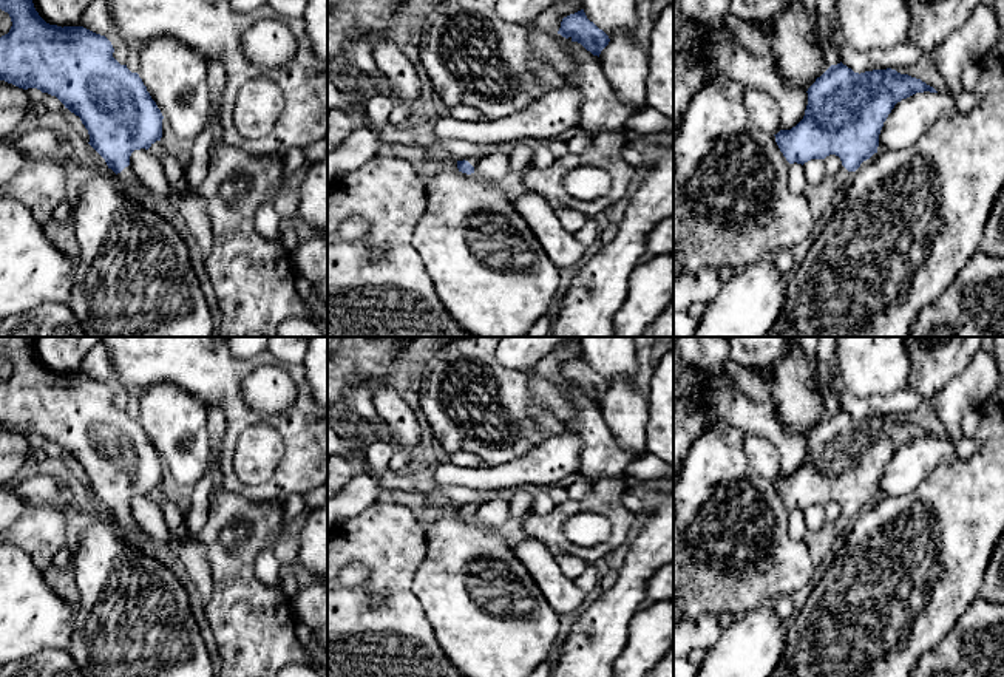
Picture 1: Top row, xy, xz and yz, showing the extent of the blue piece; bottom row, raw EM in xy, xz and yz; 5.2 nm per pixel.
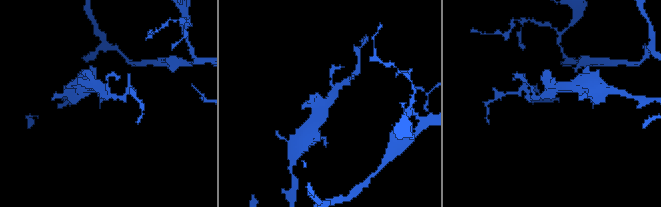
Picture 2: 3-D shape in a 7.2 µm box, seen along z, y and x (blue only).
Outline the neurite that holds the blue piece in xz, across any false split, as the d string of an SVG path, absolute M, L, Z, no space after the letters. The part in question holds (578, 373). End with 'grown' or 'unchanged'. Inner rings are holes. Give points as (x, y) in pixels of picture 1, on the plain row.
M584 356L564 363L558 380L581 390L587 397L598 403L610 388L609 382L587 365Z; unchanged

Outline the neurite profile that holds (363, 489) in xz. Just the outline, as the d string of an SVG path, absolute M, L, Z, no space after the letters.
M366 471L357 473L335 496L327 499L327 530L380 501L380 493L378 478Z

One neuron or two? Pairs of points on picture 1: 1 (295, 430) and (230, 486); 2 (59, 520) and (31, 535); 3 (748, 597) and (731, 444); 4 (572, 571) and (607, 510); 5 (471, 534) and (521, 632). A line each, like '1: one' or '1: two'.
1: one
2: one
3: one
4: two
5: one

